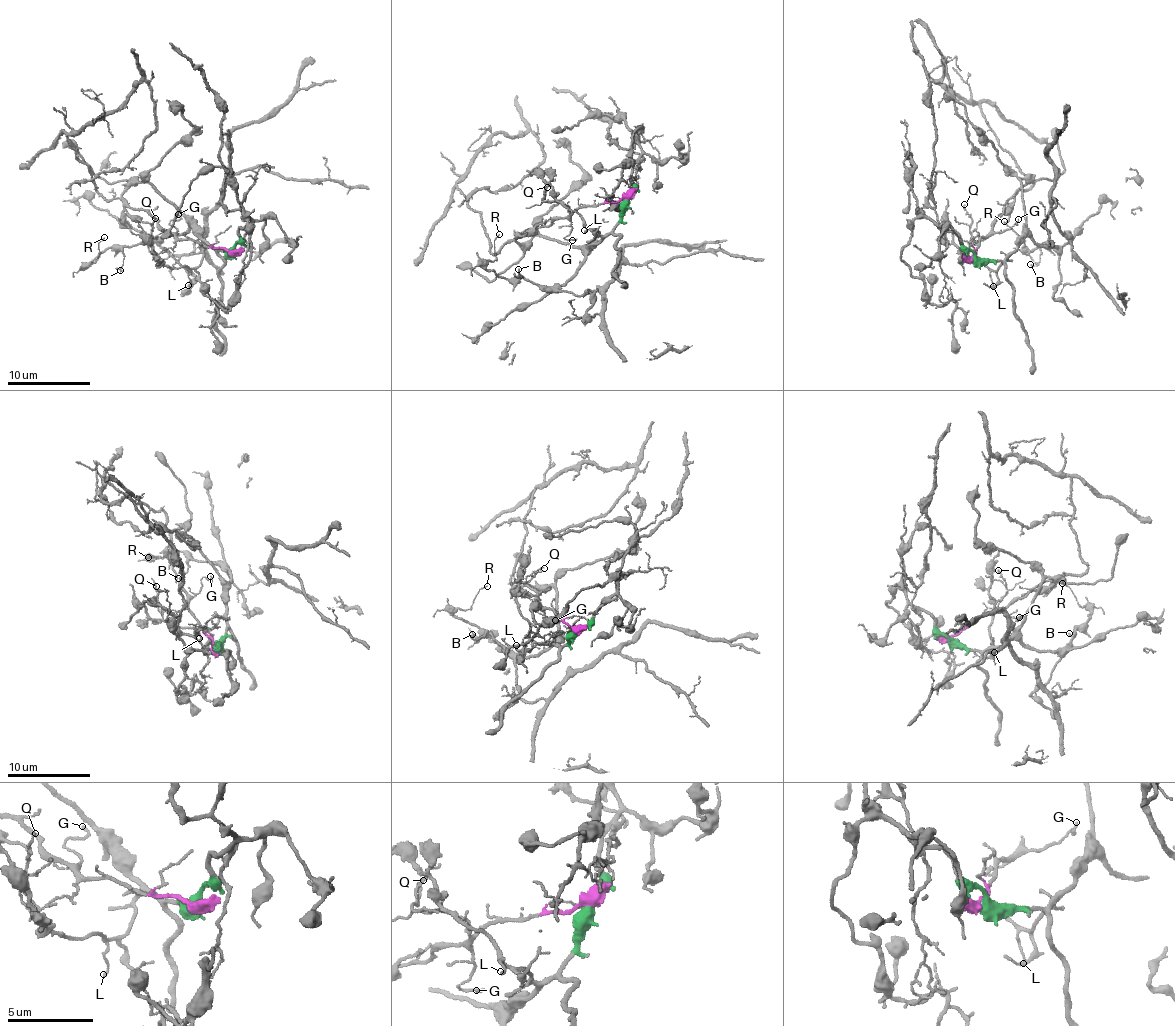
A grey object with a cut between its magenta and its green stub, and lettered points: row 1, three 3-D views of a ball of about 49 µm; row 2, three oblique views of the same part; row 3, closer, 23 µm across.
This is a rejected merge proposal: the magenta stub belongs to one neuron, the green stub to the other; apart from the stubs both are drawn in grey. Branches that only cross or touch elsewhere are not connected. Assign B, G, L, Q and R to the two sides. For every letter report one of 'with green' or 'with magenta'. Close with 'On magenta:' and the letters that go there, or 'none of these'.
B: with green
G: with magenta
L: with green
Q: with magenta
R: with green
On magenta: G, Q

